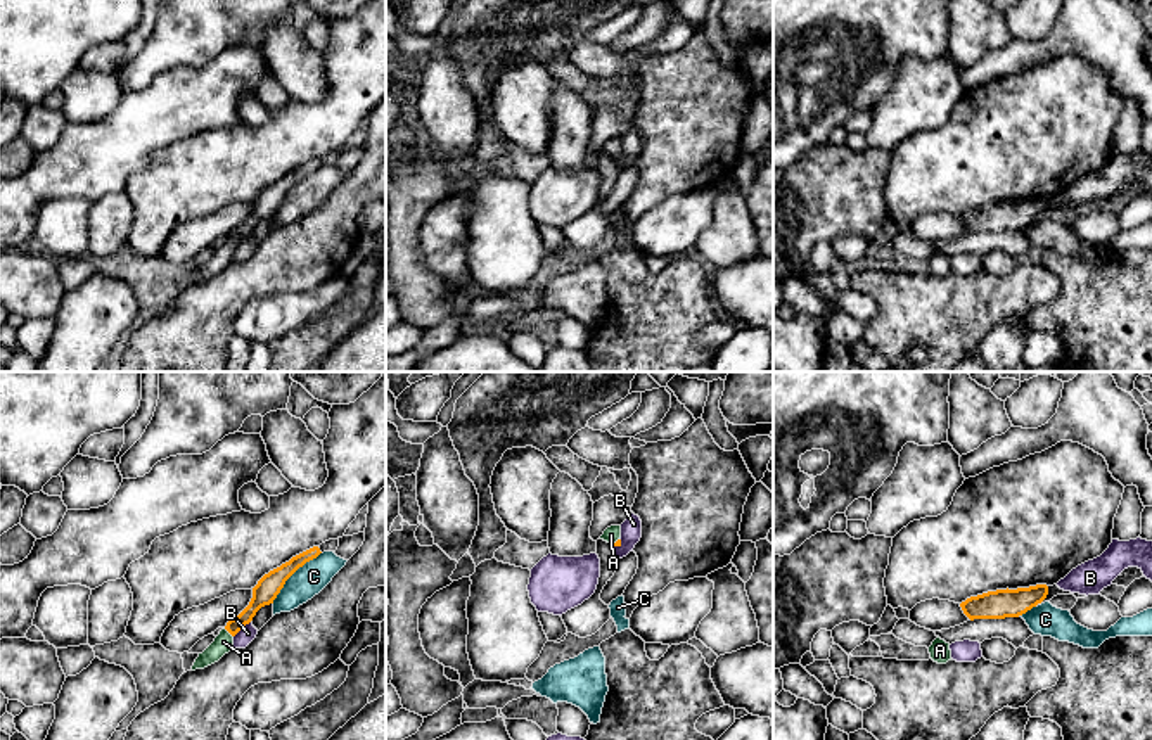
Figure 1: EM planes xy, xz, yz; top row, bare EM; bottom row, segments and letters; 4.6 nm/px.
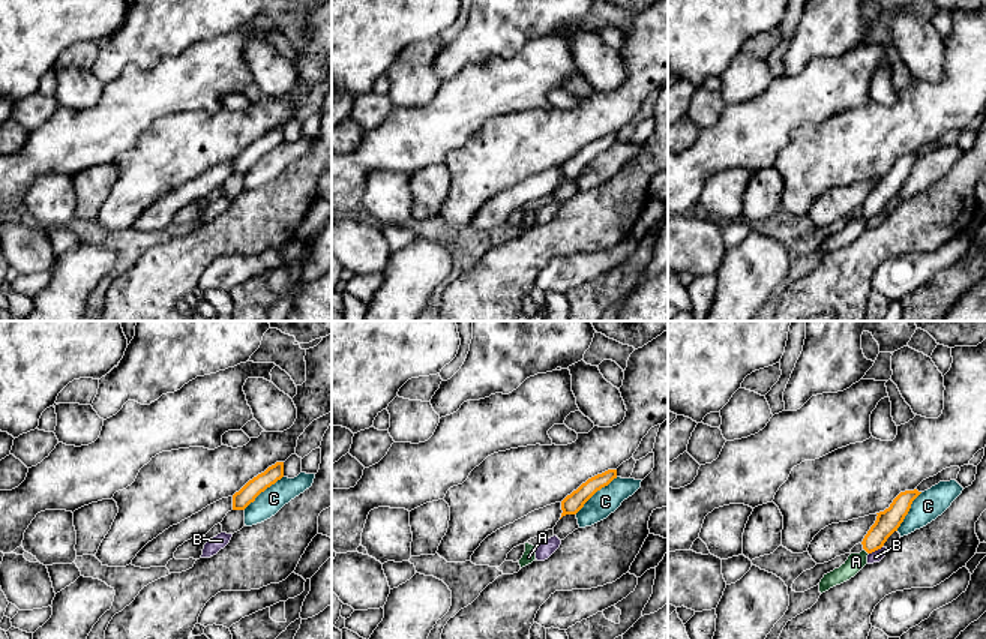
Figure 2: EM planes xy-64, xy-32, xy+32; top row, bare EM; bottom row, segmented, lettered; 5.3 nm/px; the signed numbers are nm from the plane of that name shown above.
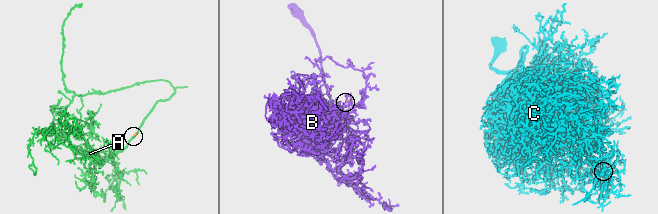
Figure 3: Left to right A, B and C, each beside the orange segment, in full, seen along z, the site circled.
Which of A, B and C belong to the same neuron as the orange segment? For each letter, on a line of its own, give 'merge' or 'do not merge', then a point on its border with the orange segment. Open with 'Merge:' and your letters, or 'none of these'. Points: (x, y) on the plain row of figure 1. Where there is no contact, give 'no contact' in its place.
Merge: A
A: merge; meets orange in xy at (229, 244)
B: do not merge; meets orange in xy at (241, 241)
C: do not merge; meets orange in xy at (293, 185)

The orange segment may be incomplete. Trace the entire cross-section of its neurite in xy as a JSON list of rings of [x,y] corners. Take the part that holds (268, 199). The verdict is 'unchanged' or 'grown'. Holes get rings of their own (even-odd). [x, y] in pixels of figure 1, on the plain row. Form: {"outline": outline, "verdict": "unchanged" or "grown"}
{"outline": [[[313,159],[289,175],[282,176],[280,180],[265,187],[258,197],[253,201],[253,211],[249,218],[234,232],[227,235],[227,239],[220,244],[214,254],[195,271],[192,284],[204,282],[214,275],[218,275],[225,266],[234,261],[234,249],[253,233],[256,225],[273,216],[280,202],[284,201],[285,194],[306,175],[317,171],[320,168],[320,161]]], "verdict": "grown"}

